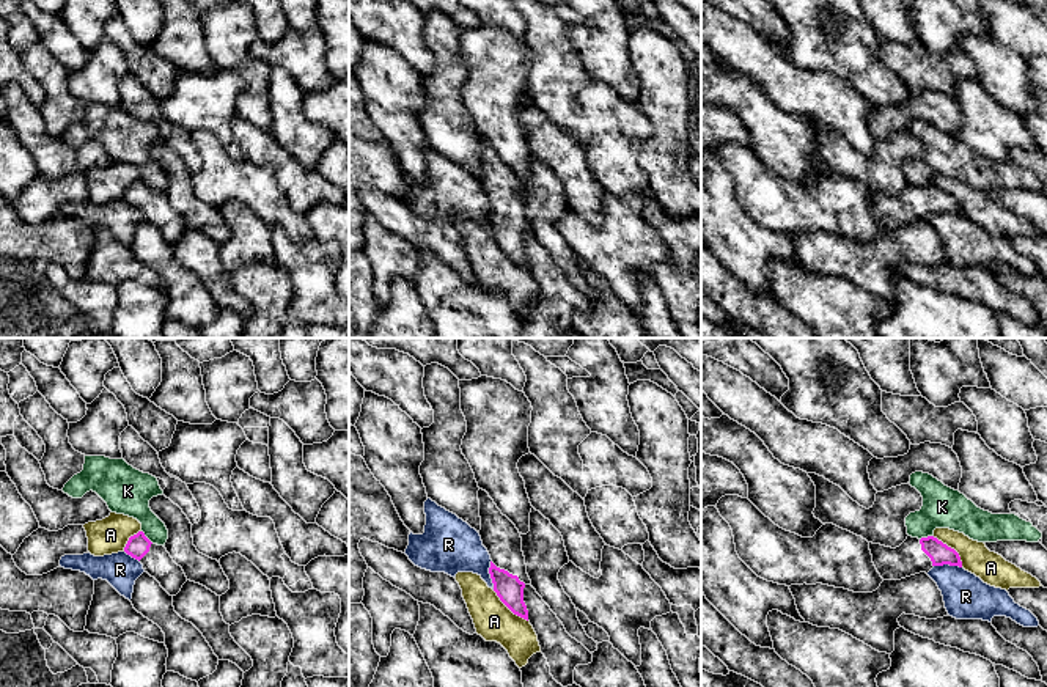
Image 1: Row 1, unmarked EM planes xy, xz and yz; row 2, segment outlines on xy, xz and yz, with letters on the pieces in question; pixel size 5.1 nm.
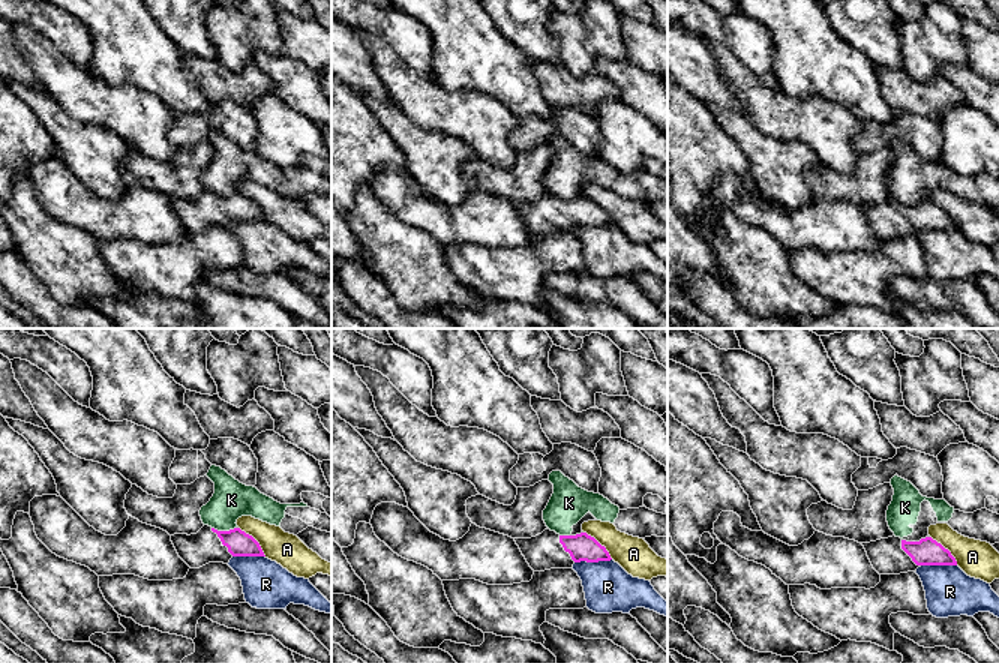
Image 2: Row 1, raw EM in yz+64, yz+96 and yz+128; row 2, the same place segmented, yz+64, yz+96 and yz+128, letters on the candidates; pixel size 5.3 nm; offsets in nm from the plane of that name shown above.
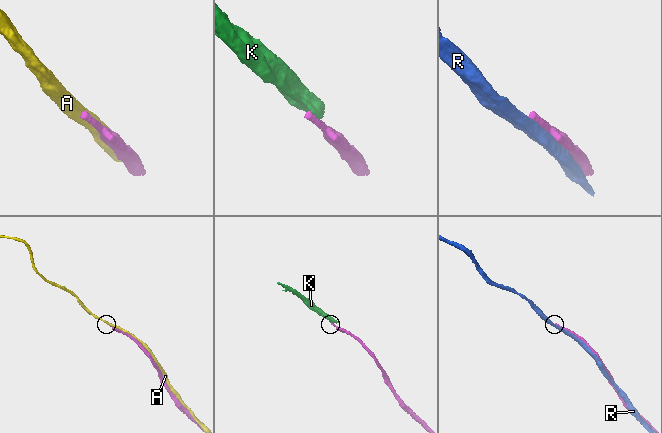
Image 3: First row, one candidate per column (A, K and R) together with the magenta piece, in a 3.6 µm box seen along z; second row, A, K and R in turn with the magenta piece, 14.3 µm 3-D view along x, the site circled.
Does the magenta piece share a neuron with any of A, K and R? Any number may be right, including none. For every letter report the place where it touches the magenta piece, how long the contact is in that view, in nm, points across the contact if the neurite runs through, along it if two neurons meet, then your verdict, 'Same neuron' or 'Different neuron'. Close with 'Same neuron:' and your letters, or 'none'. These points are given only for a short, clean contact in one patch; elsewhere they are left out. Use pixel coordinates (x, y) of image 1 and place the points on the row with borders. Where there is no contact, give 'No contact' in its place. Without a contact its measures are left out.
A: Touches magenta at yz (950, 547). Shared border 220 nm. Different neuron
K: Touches magenta at yz (928, 536). Shared border 80 nm. Boundary: yz (933, 535), (920, 540). Different neuron
R: Touches magenta at xz (489, 573). Shared border 150 nm. Different neuron
Same neuron: none

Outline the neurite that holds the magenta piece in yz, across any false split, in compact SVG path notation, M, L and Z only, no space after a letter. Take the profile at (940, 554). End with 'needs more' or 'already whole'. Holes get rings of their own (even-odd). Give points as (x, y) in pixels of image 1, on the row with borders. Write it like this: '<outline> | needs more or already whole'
M934 536L907 539L896 549L869 542L872 563L884 580L901 580L920 572L929 572L934 566L959 566L959 553Z | needs more

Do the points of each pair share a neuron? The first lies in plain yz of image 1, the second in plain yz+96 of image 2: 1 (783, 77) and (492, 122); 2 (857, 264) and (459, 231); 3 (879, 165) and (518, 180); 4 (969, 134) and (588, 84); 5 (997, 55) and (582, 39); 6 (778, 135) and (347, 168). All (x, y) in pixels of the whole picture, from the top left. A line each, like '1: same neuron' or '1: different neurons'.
1: same neuron
2: different neurons
3: same neuron
4: different neurons
5: different neurons
6: different neurons

